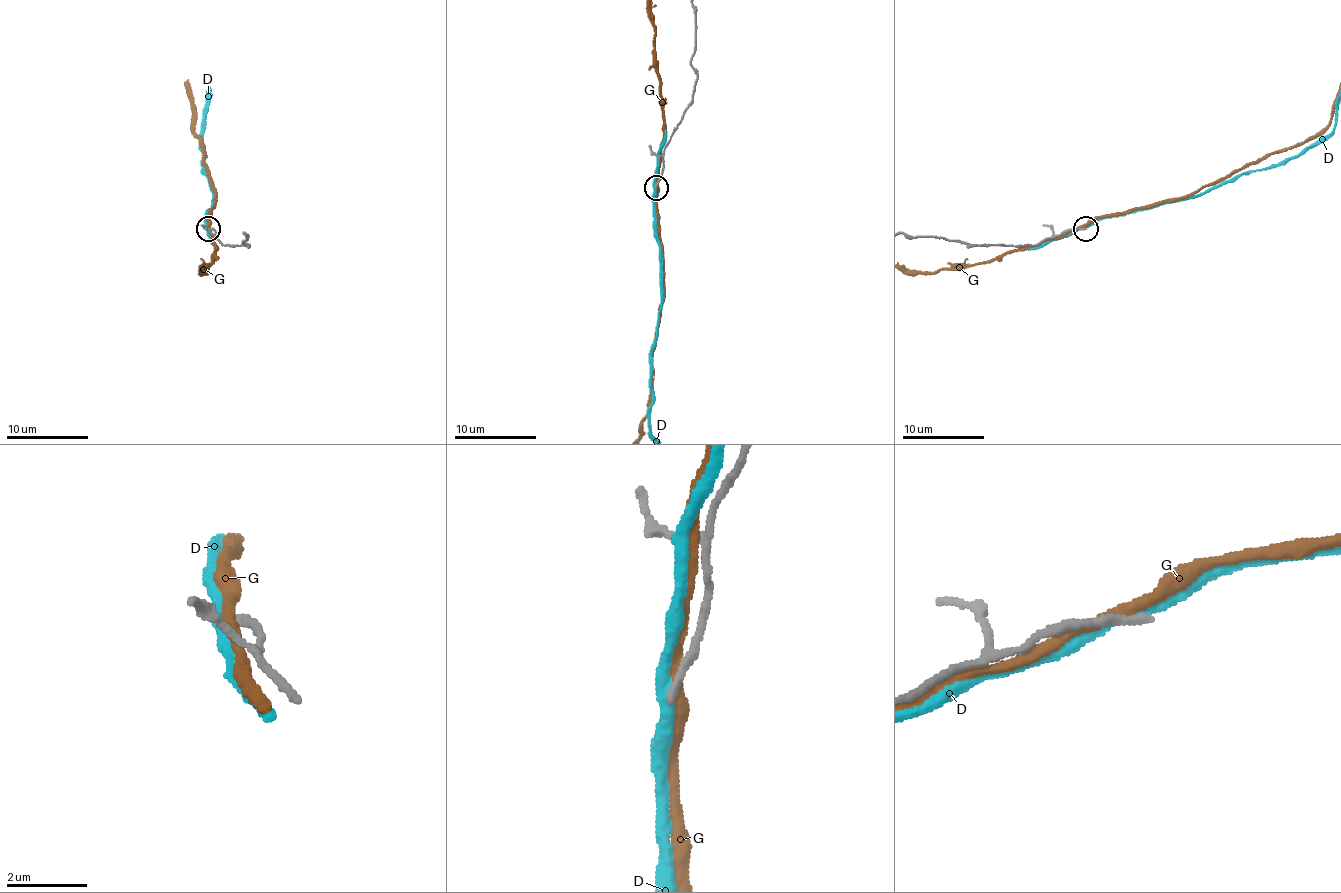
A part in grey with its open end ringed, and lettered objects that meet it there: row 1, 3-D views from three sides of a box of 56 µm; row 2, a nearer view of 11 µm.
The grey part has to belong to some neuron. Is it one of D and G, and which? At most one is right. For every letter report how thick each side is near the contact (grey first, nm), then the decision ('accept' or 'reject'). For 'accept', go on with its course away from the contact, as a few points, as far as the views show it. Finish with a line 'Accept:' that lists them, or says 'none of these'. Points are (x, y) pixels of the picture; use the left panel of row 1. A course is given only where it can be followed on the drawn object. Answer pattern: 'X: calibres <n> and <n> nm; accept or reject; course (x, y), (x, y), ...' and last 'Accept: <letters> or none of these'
D: calibres 220 and 280 nm; reject
G: calibres 280 and 280 nm; reject
Accept: none of these

